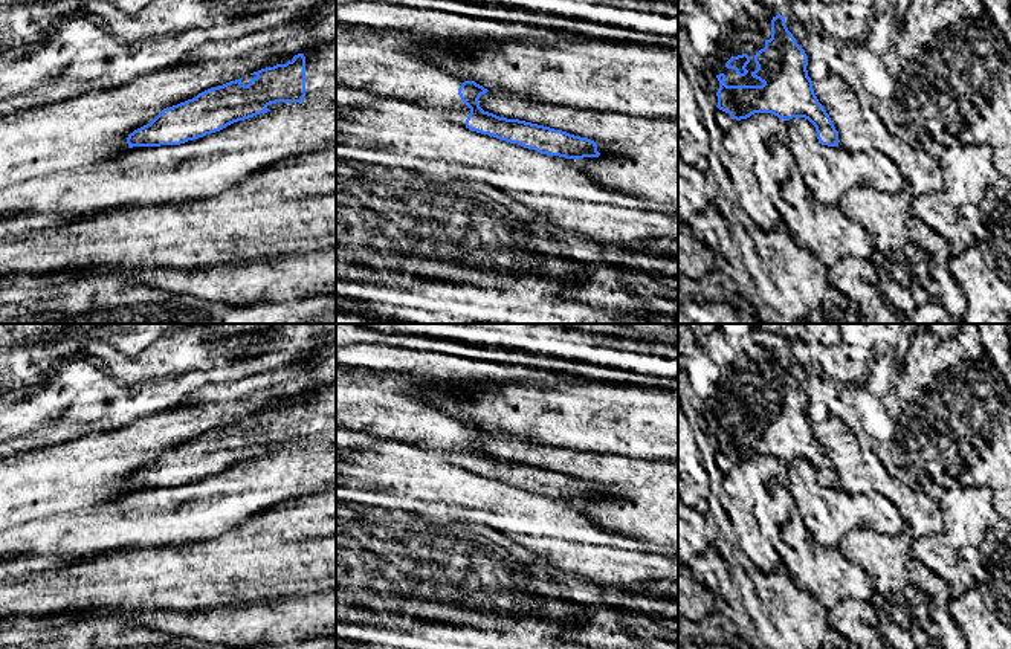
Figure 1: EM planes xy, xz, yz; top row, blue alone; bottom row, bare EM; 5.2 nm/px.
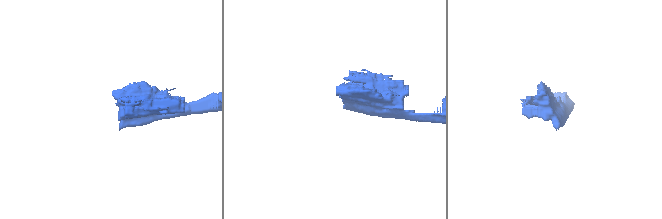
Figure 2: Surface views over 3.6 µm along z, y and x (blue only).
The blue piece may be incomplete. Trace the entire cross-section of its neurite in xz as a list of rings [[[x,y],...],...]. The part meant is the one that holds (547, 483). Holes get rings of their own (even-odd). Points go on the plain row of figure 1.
[[[336,365],[336,428],[417,446],[451,466],[541,496],[565,501],[600,498],[591,481],[484,454],[478,441],[487,431],[409,392],[414,386],[426,388],[432,383],[440,389],[458,385],[463,394],[472,392],[478,385],[472,379],[438,380],[420,371]]]

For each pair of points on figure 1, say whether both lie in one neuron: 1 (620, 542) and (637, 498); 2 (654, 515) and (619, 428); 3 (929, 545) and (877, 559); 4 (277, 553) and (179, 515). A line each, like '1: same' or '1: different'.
1: different
2: different
3: different
4: different

